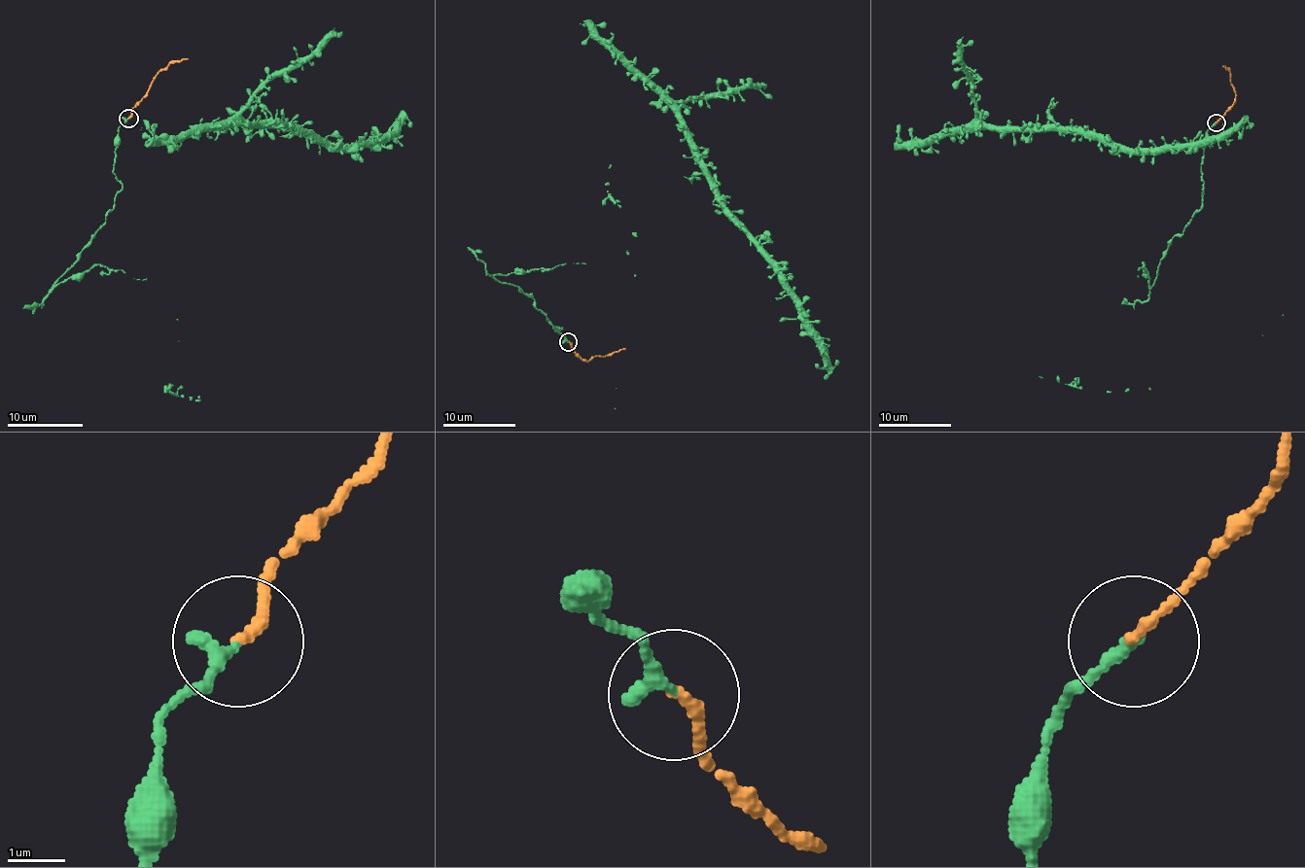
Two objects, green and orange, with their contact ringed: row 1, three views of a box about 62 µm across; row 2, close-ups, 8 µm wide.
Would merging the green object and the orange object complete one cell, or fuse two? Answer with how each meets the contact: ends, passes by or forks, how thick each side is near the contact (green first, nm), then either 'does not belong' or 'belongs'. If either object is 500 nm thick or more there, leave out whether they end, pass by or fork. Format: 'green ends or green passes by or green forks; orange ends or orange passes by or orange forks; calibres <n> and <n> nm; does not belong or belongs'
green ends; orange ends; calibres 240 and 180 nm; belongs

